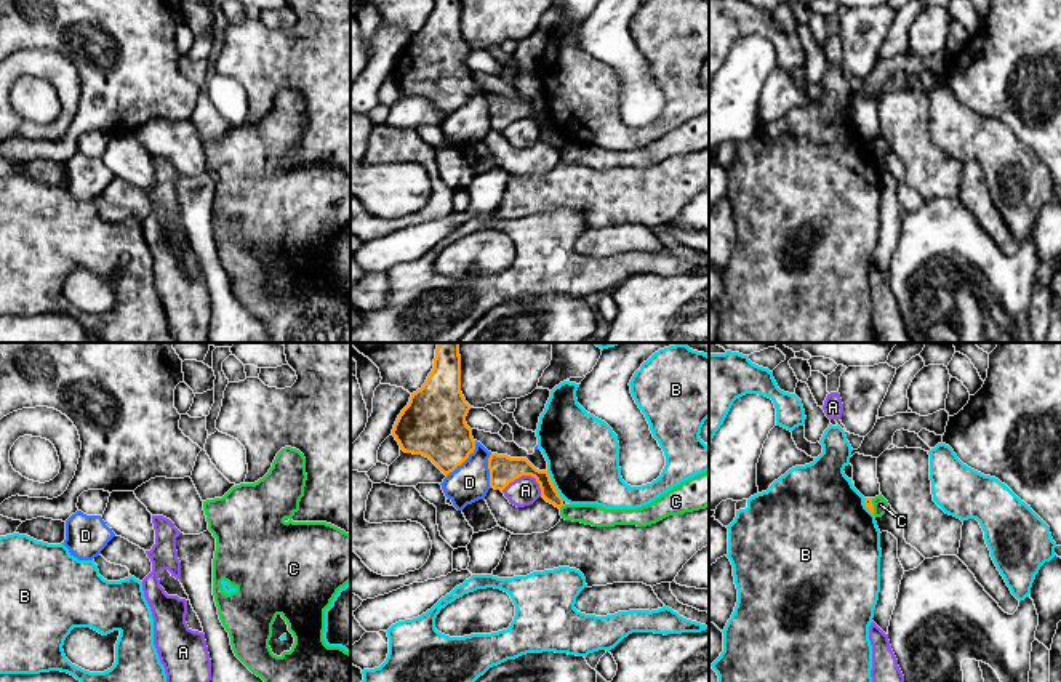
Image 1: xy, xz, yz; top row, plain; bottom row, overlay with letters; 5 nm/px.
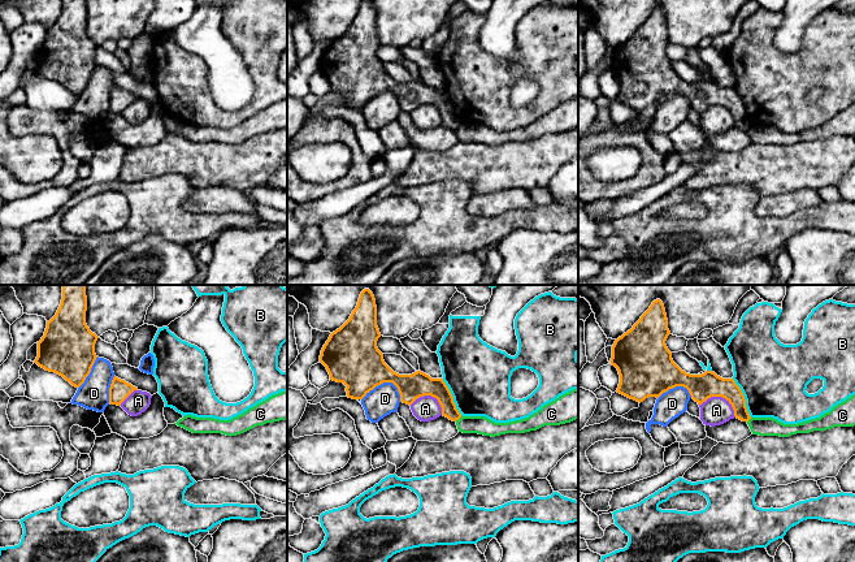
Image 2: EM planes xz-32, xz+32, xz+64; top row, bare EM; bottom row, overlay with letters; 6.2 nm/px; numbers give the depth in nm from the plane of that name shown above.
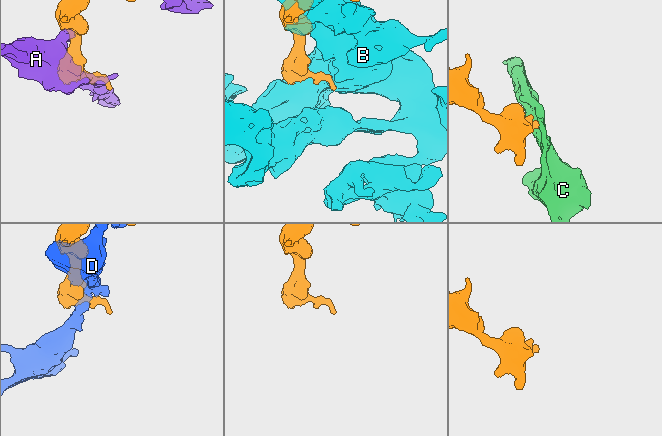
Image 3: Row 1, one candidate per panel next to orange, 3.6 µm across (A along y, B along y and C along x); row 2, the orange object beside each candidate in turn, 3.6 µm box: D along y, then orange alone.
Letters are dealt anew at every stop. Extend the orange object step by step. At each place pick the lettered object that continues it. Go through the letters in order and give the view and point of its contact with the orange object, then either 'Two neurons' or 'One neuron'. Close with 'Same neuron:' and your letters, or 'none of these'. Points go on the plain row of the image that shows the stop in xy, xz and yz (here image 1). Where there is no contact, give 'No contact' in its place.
A: Touches orange at xz (527, 116). Two neurons
B: Touches orange at xz (552, 127). Two neurons
C: Touches orange at xz (560, 148). Two neurons
D: Touches orange at xz (464, 101). Two neurons
Same neuron: none of these

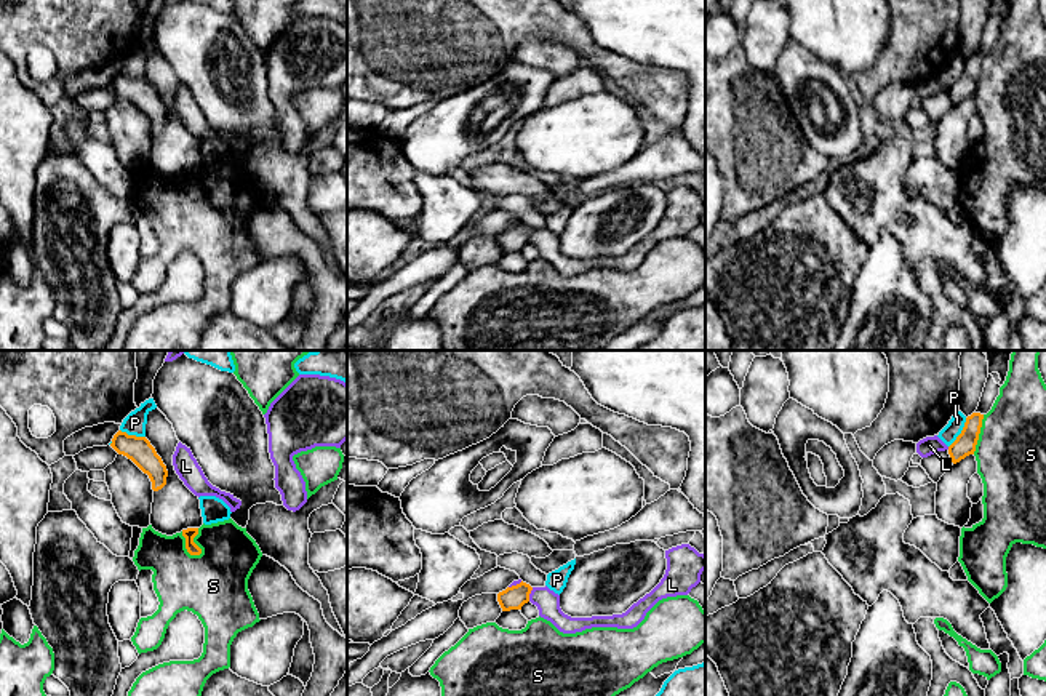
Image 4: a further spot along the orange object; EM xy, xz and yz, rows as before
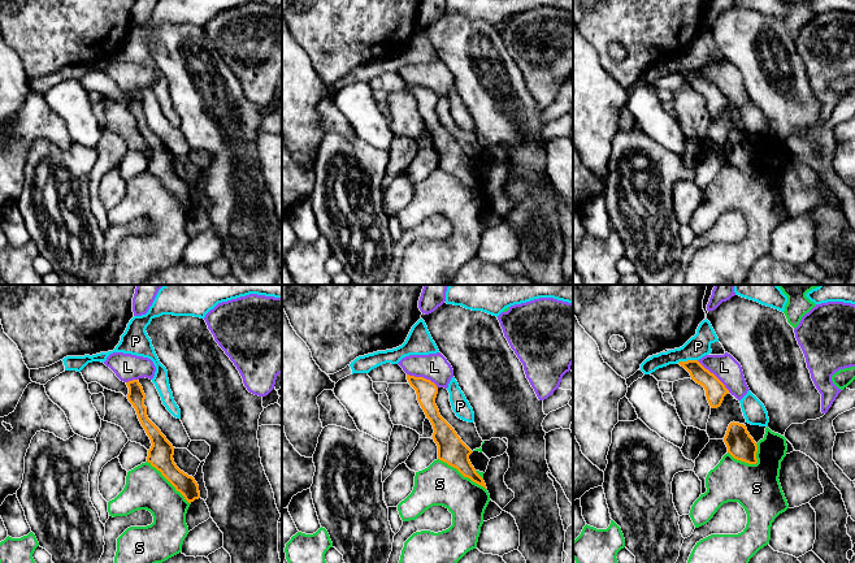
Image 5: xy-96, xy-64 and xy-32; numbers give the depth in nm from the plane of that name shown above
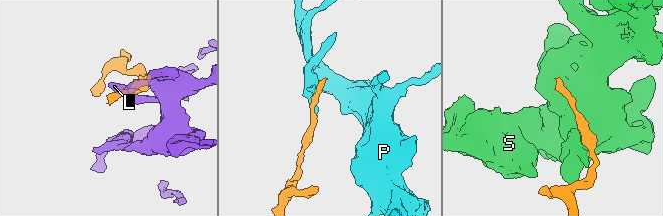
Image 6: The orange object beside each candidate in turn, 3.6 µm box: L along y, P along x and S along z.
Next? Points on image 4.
L: Touches orange at xz (530, 234). Two neurons
P: Touches orange at yz (962, 74). Two neurons
S: Touches orange at xy (197, 188). Two neurons
Same neuron: none of these

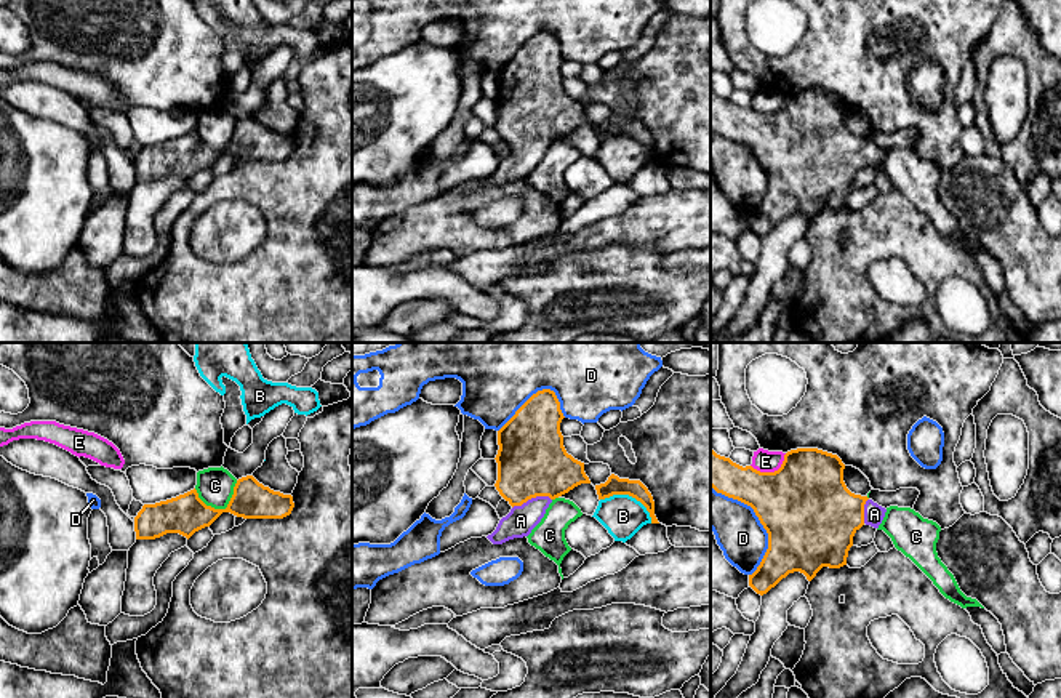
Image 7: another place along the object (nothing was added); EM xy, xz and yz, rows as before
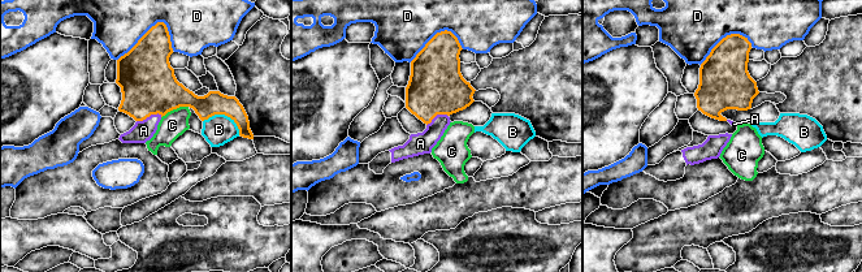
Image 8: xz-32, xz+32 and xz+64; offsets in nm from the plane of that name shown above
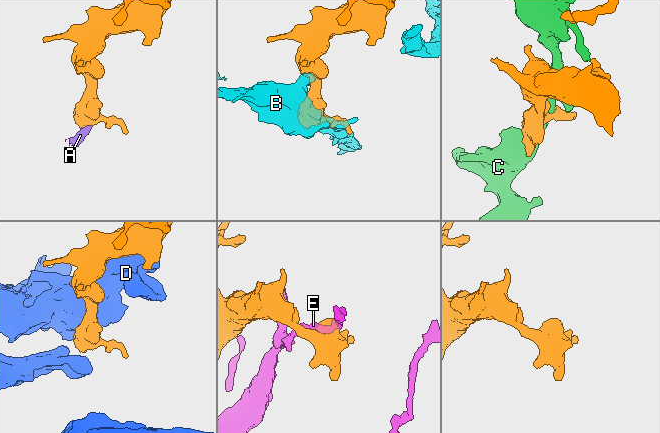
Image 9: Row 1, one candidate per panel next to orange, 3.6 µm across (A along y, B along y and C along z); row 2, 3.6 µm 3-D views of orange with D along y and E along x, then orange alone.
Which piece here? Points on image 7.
A: Touches orange at xz (532, 138). One neuron
B: Touches orange at xz (631, 136). Two neurons
C: Touches orange at xy (221, 151). Two neurons
D: Touches orange at yz (760, 164). Two neurons
E: Touches orange at yz (772, 114). Two neurons
Same neuron: A

